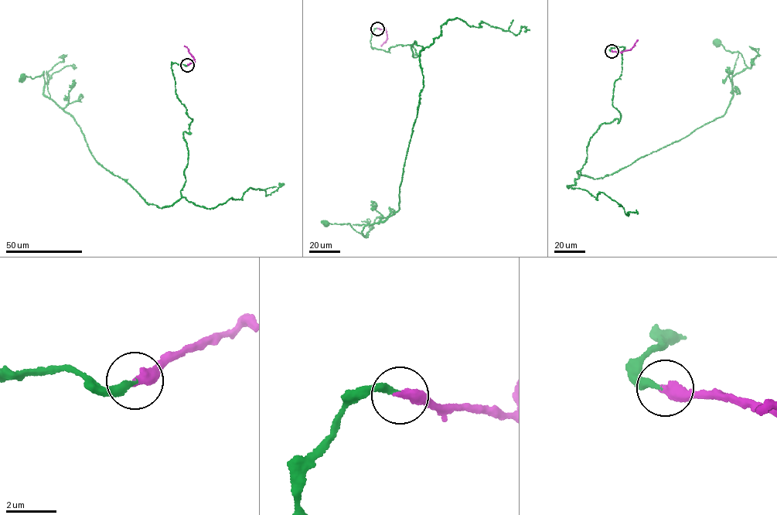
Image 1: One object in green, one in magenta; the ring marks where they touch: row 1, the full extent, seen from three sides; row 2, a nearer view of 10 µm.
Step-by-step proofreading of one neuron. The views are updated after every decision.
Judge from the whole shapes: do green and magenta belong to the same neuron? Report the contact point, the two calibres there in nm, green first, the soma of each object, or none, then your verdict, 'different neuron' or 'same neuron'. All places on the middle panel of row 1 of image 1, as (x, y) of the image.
(377, 28) | 240/440 nm | green (325, 223) | magenta none | same neuron

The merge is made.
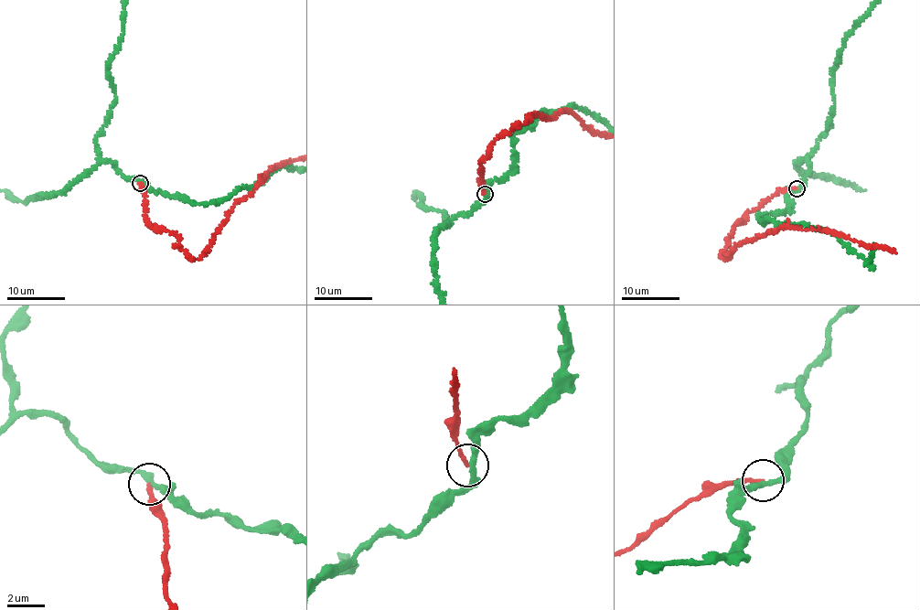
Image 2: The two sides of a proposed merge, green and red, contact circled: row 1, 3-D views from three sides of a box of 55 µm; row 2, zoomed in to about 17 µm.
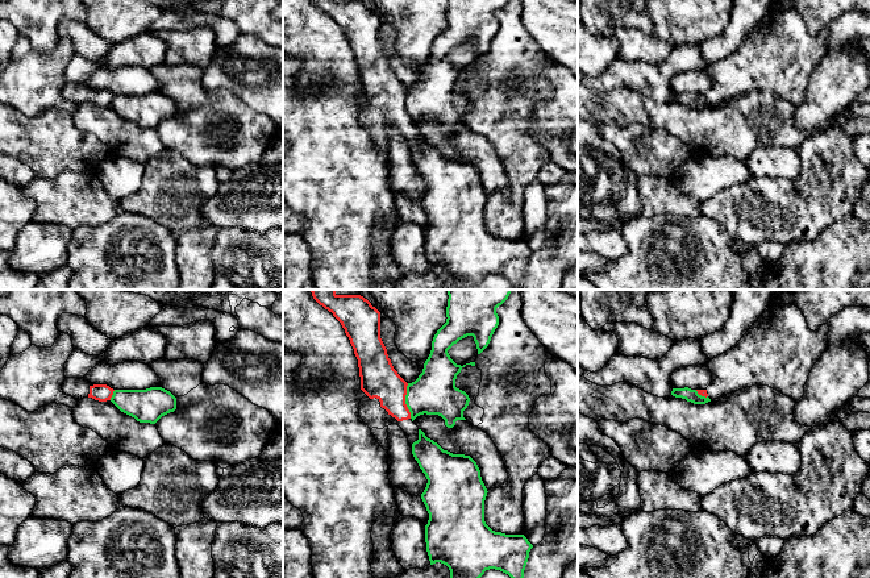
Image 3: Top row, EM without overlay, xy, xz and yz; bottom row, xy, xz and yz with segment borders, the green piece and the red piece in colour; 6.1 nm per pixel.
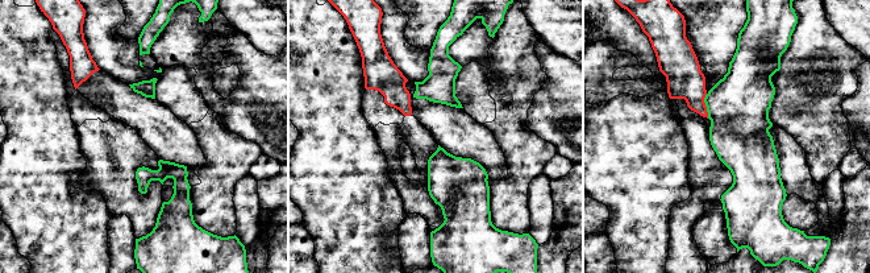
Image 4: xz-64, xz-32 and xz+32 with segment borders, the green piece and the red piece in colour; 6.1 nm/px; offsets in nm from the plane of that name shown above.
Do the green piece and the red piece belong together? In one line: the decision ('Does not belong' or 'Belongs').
Does not belong

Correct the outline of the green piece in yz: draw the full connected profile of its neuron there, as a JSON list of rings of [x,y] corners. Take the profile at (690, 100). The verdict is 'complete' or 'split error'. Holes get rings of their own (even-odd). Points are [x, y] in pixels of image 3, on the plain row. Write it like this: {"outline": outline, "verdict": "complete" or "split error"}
{"outline": [[[688,92],[684,93],[673,93],[671,100],[675,103],[686,104],[687,107],[691,107],[694,109],[705,109],[711,107],[711,104],[707,101],[702,101],[698,99],[696,95],[691,95]]], "verdict": "complete"}

